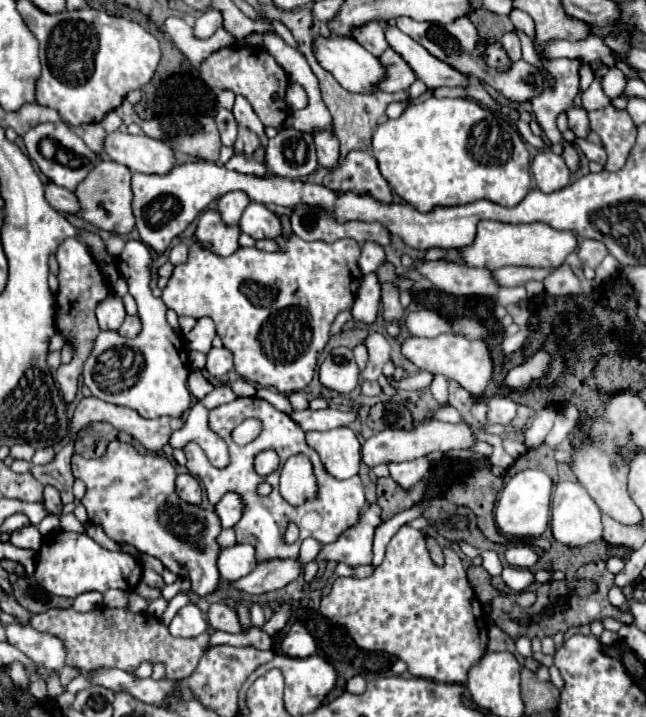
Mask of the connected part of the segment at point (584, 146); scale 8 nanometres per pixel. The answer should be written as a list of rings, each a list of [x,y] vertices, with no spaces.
[[[576,139],[572,142],[590,161],[598,161],[603,166],[607,162],[607,154],[603,147],[598,146],[588,140]]]

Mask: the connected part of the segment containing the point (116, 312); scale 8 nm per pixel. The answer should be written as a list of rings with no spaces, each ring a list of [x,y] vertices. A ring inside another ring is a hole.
[[[116,294],[100,302],[96,308],[96,318],[102,330],[118,330],[124,322],[124,316],[126,316],[126,310],[122,304],[122,298]]]

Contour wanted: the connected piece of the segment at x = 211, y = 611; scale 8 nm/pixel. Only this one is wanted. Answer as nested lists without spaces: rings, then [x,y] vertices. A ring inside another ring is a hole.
[[[224,602],[210,604],[206,616],[208,616],[208,624],[210,624],[214,630],[242,632],[242,626],[240,626],[240,622],[238,622],[236,612],[234,612],[230,606],[226,606]]]

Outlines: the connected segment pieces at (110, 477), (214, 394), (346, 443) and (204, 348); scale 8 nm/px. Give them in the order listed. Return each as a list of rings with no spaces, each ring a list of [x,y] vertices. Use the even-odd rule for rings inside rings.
[[[110,442],[104,456],[86,460],[78,454],[72,458],[72,472],[76,478],[84,480],[86,494],[82,498],[82,504],[88,510],[88,518],[94,524],[100,524],[108,538],[118,542],[130,542],[144,554],[150,554],[158,558],[170,572],[188,578],[192,584],[192,592],[206,598],[208,594],[216,592],[220,588],[220,570],[216,566],[216,558],[220,556],[222,548],[216,542],[216,538],[222,532],[220,518],[214,510],[206,510],[202,506],[192,506],[176,496],[174,490],[174,478],[176,470],[172,462],[158,454],[138,454],[132,444],[124,442]]]
[[[222,386],[222,388],[214,388],[208,396],[204,396],[204,398],[202,398],[202,404],[204,404],[208,410],[212,410],[212,408],[216,408],[216,406],[220,406],[220,404],[226,404],[226,402],[232,402],[232,400],[236,400],[236,398],[238,398],[238,396],[234,394],[232,388]]]
[[[340,426],[326,432],[306,432],[306,442],[320,454],[324,468],[338,480],[352,478],[360,470],[360,442],[352,428]]]
[[[200,318],[198,324],[190,330],[190,334],[184,336],[184,342],[190,350],[208,354],[208,350],[212,348],[212,338],[216,336],[214,330],[214,322],[210,318]]]

